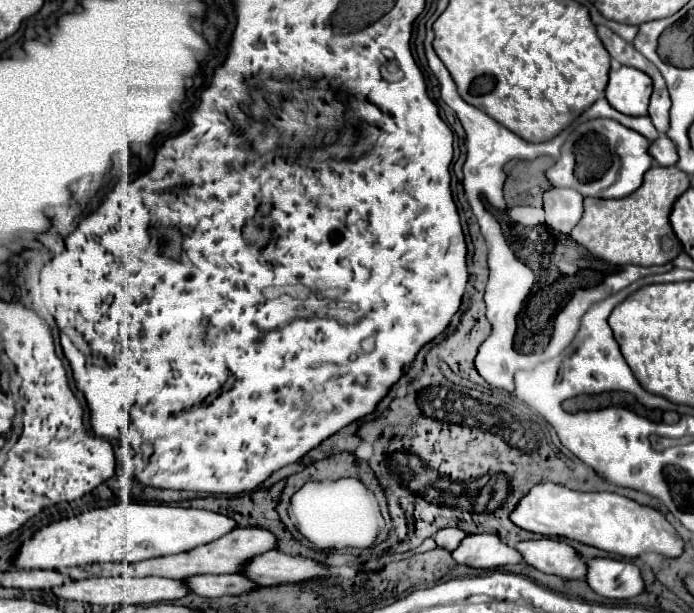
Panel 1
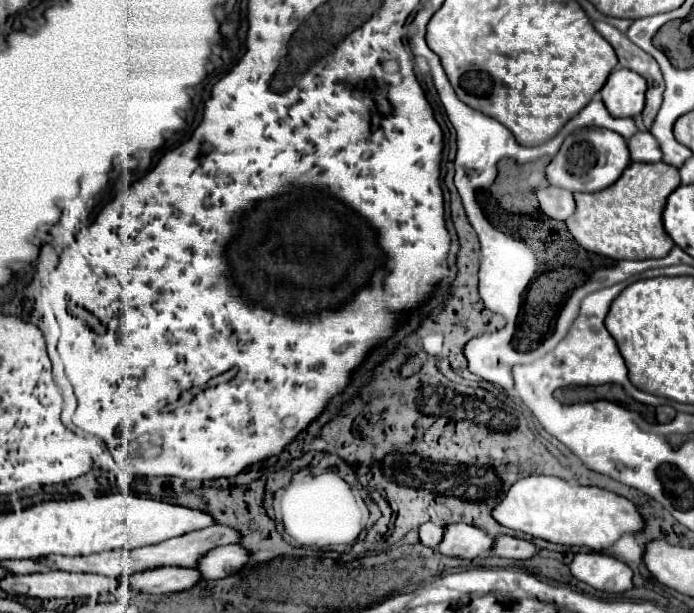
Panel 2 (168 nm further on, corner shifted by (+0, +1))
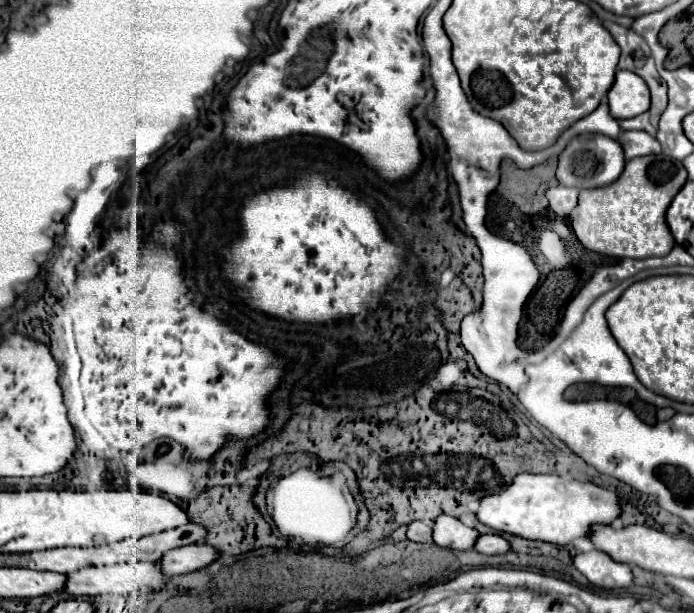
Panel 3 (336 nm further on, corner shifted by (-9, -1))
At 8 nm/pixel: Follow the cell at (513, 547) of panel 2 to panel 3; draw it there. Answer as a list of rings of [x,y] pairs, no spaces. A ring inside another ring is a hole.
[[[480,535],[476,539],[474,551],[482,553],[482,555],[500,555],[500,553],[510,551],[510,545],[500,535]]]

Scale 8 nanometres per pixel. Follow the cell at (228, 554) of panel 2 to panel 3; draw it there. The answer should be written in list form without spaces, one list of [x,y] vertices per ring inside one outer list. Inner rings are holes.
[[[196,543],[196,545],[186,545],[180,549],[170,549],[168,553],[164,553],[164,557],[160,557],[158,567],[164,575],[172,577],[172,575],[182,575],[182,573],[202,569],[216,559],[218,559],[216,549],[204,543]]]

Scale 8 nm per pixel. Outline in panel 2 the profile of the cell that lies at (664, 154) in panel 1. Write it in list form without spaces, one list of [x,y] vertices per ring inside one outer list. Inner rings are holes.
[[[649,131],[633,135],[629,139],[629,151],[631,151],[631,161],[657,163],[663,159],[663,151],[659,151],[659,143],[655,143],[655,137]]]

